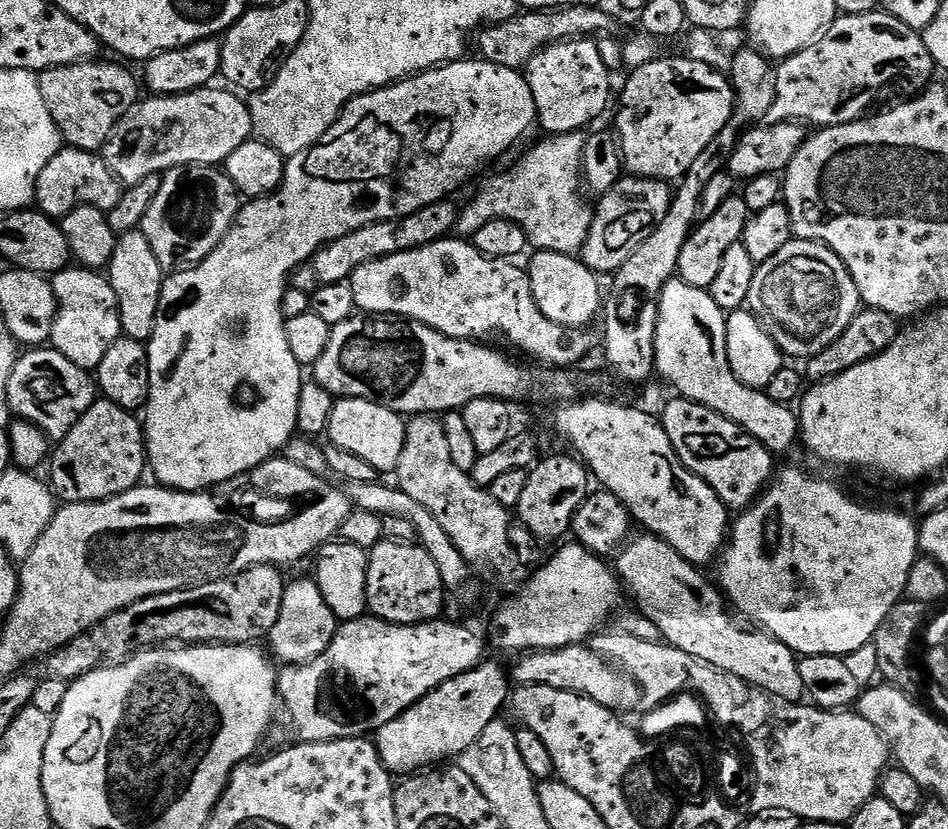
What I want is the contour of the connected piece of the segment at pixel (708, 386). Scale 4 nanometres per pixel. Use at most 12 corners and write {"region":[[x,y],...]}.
{"region":[[664,285],[656,372],[773,454],[798,444],[789,405],[730,370],[707,288]]}

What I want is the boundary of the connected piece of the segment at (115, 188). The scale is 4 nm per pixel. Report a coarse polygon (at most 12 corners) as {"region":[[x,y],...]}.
{"region":[[64,146],[38,174],[34,204],[62,218],[111,213],[122,185],[103,155]]}

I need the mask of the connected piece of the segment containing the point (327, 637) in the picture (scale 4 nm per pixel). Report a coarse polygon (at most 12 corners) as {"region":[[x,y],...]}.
{"region":[[315,579],[287,585],[270,637],[281,665],[330,646],[338,621]]}

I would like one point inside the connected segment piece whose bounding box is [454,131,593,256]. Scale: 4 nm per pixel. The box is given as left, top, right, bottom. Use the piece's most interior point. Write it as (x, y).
(542, 194)

